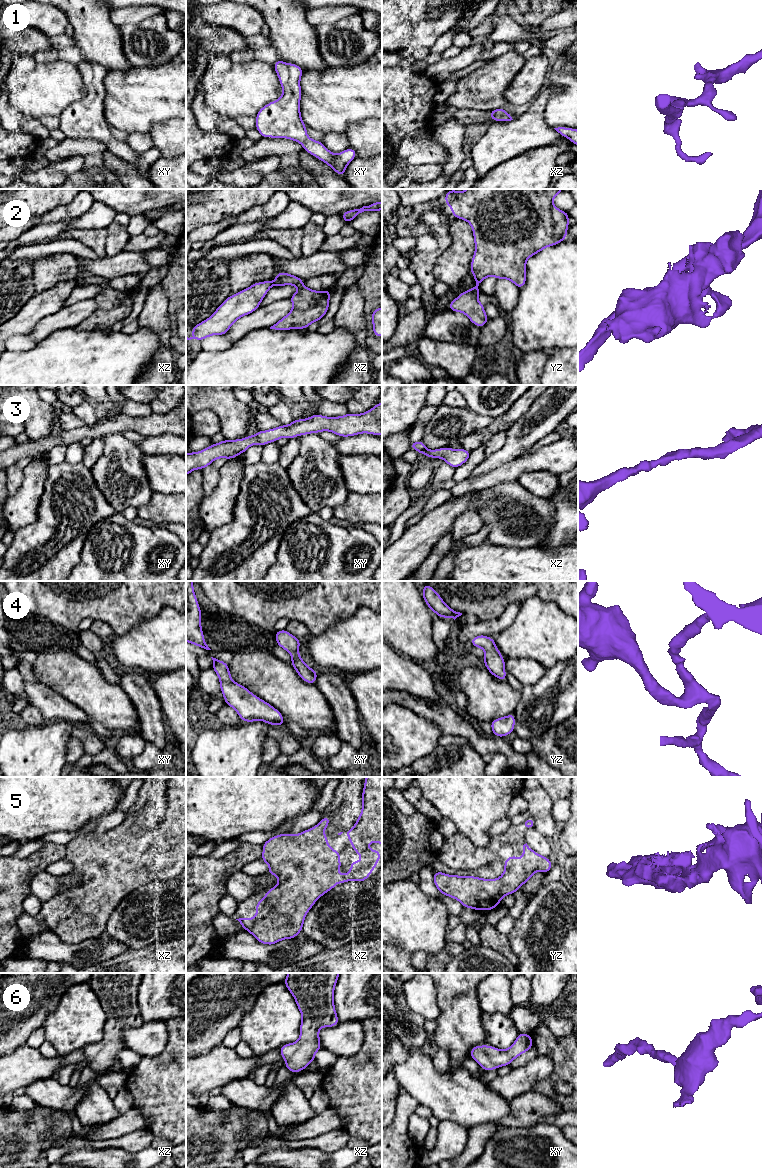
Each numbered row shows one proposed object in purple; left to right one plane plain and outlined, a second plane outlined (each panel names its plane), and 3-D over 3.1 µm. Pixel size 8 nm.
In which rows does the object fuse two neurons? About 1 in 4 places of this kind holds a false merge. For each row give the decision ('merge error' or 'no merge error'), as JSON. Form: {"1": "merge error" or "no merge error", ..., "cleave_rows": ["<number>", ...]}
{"1": "no merge error", "2": "merge error", "3": "no merge error", "4": "no merge error", "5": "no merge error", "6": "no merge error", "cleave_rows": ["2"]}

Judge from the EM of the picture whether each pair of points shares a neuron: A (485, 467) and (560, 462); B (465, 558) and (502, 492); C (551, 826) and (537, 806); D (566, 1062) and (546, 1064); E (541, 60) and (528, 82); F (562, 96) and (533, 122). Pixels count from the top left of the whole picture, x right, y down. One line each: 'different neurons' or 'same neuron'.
A: different neurons
B: different neurons
C: same neuron
D: different neurons
E: same neuron
F: different neurons

